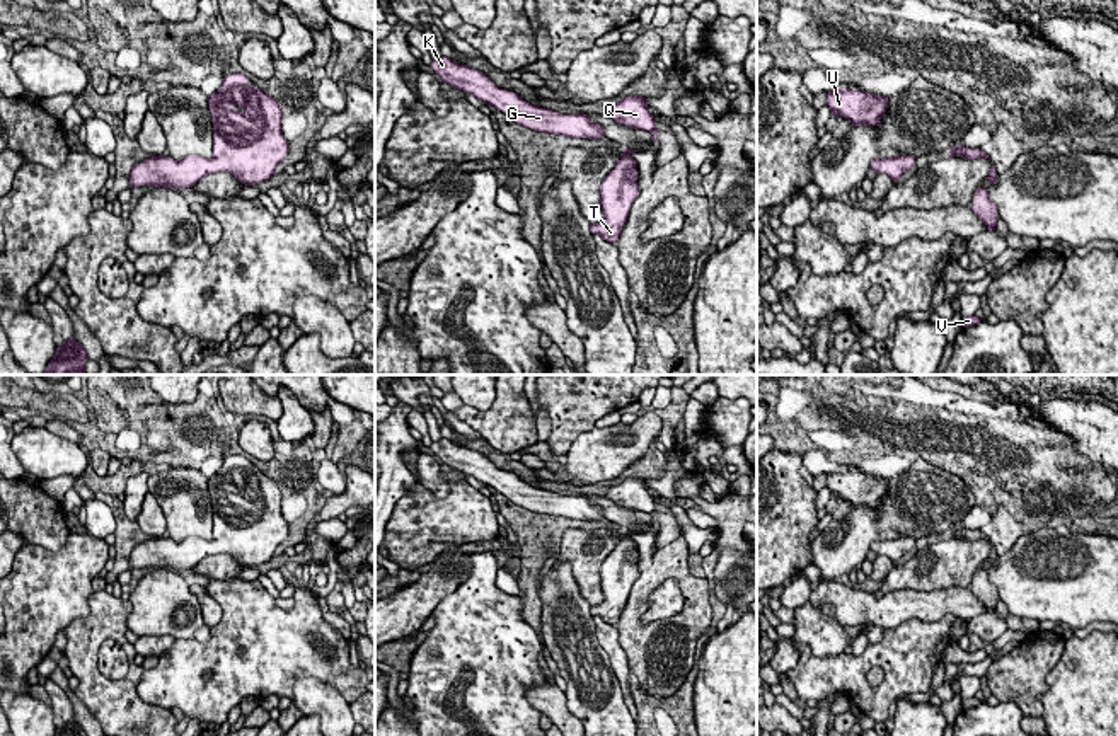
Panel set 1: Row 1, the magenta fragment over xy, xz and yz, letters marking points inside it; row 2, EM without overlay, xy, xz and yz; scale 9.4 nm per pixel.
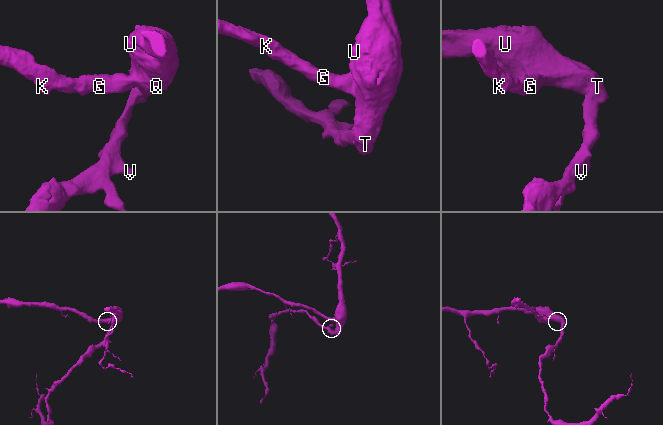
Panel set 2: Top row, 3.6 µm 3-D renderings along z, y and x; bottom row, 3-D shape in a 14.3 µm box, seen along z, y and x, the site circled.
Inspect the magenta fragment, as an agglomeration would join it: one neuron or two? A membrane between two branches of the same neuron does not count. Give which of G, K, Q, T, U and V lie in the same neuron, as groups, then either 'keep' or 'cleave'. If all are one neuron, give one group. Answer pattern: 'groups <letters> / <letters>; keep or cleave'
groups G K Q T U V; keep

